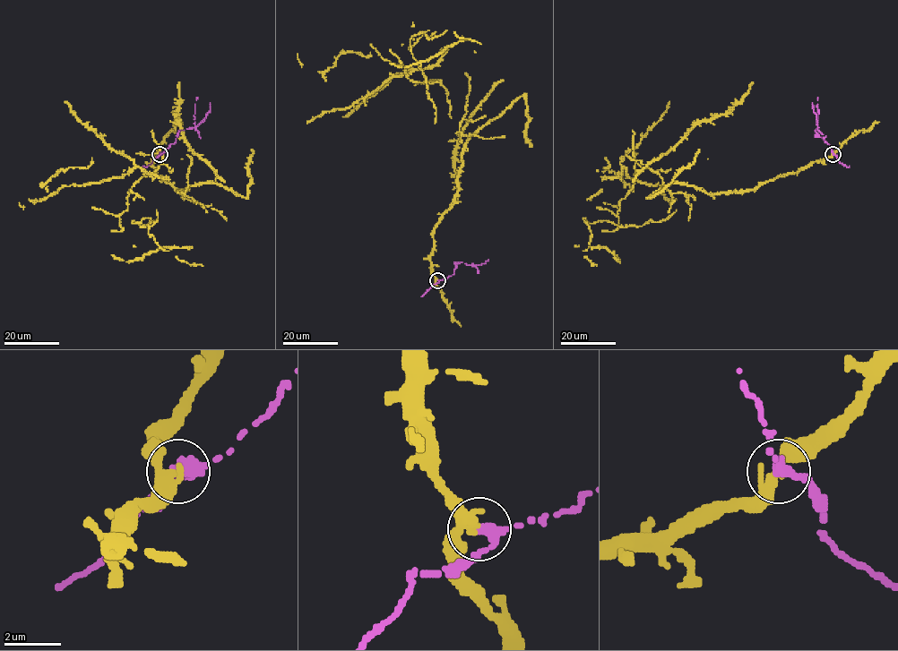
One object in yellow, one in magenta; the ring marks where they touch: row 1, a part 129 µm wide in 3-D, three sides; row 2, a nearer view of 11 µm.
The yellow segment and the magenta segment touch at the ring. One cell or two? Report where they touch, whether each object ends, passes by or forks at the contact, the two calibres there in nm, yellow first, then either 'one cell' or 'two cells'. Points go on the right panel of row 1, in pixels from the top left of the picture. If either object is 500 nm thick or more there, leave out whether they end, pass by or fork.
at (833, 154); yellow forks there; magenta passes by; 300 nm thick on the yellow side, 320 nm on the other; two cells

